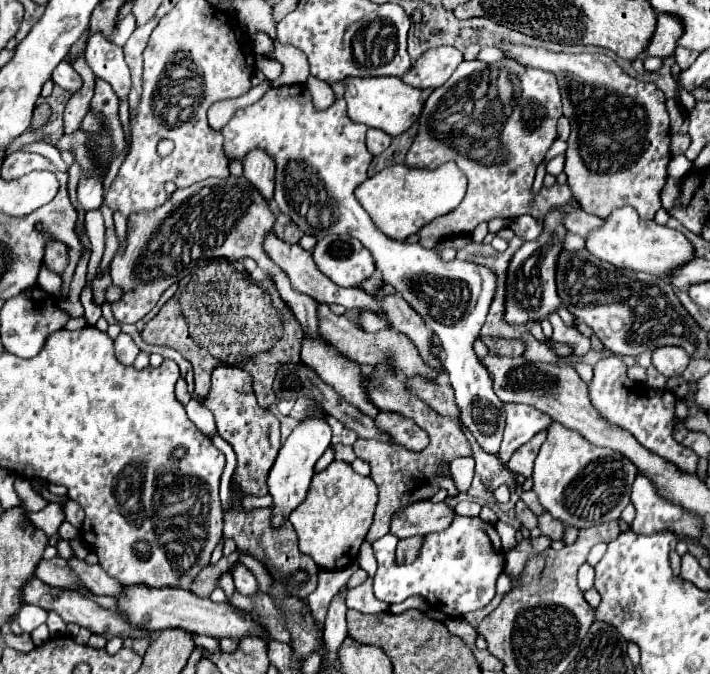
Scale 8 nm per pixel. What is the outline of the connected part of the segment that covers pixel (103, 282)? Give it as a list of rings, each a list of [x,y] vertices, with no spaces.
[[[103,276],[103,278],[95,278],[93,280],[93,296],[95,296],[95,302],[101,306],[105,302],[105,288],[111,284],[107,282],[109,276]]]

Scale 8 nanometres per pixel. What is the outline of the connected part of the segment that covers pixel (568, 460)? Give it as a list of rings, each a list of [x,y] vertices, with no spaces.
[[[551,422],[547,428],[547,440],[543,442],[537,460],[535,460],[535,470],[533,470],[533,490],[539,496],[539,502],[545,510],[551,512],[555,520],[561,520],[567,526],[575,528],[585,528],[585,526],[595,526],[601,522],[611,522],[619,520],[621,510],[629,504],[629,490],[631,484],[637,476],[635,466],[621,454],[605,448],[597,448],[589,444],[581,434],[575,434],[573,430]]]

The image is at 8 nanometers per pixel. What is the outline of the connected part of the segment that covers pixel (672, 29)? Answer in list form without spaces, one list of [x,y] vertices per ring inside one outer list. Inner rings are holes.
[[[657,14],[657,30],[651,38],[651,44],[645,56],[659,56],[659,58],[673,56],[681,34],[683,34],[681,18],[671,16],[671,14]]]

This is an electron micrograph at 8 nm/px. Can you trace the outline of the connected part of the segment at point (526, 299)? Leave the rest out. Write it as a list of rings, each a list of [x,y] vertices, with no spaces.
[[[553,208],[547,212],[543,220],[543,232],[537,240],[525,242],[513,256],[509,270],[507,270],[507,310],[505,320],[509,324],[527,324],[531,320],[543,320],[547,314],[555,312],[561,306],[557,286],[555,286],[555,272],[557,260],[563,252],[563,242],[567,236],[567,228],[563,224],[565,212]]]

